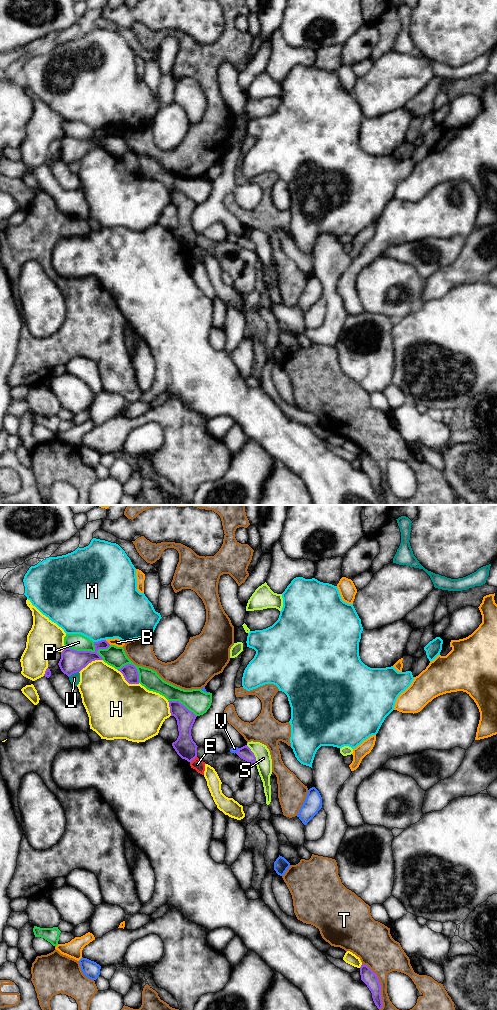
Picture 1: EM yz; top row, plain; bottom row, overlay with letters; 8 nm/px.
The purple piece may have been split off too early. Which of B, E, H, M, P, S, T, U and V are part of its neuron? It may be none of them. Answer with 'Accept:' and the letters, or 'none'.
Accept: none

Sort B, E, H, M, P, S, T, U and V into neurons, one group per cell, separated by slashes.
B / E / H / M / P / S U / T / V

